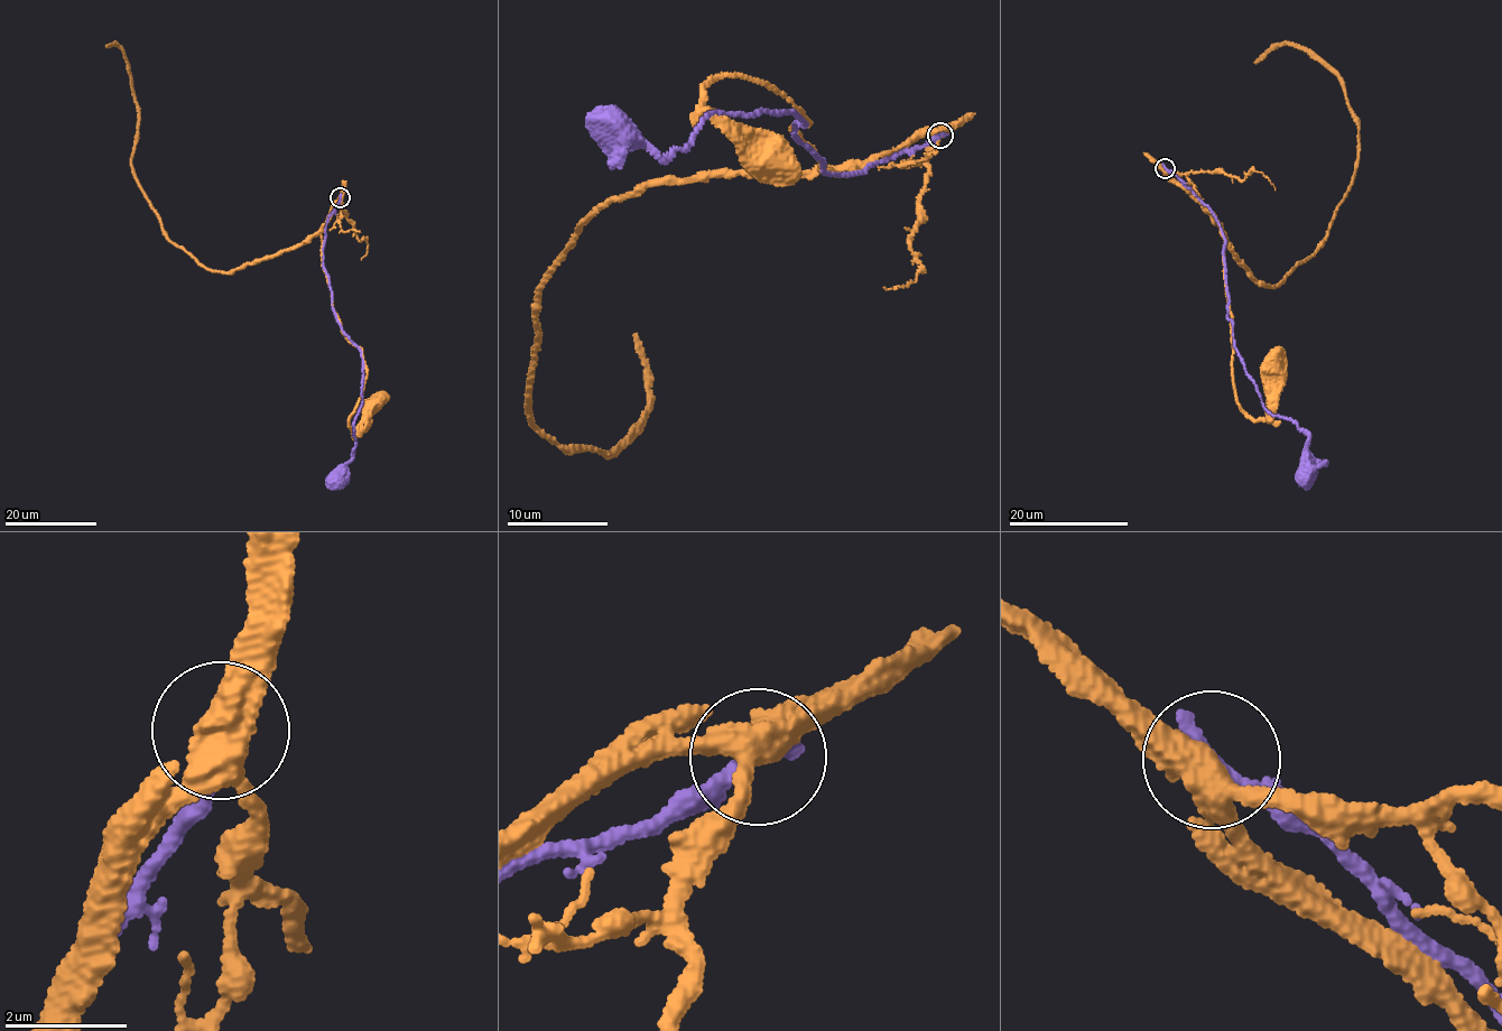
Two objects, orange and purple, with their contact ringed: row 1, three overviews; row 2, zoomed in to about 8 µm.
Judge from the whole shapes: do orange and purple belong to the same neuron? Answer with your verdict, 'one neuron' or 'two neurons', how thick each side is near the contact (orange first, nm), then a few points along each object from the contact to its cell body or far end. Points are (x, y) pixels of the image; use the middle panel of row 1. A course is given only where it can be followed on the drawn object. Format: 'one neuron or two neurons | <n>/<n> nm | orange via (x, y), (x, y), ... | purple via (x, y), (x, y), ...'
two neurons | 460/300 nm | orange via (939, 135), (842, 175), (775, 90), (704, 90), (761, 151) | purple via (939, 135), (832, 174), (791, 133), (796, 120), (804, 126), (787, 110), (720, 111), (660, 158), (614, 133)

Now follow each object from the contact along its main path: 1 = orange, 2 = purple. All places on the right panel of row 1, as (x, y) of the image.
1: (1165, 168), (1216, 219), (1224, 240), (1236, 397), (1242, 408), (1255, 420), (1268, 416), (1268, 383), (1272, 371)
2: (1165, 168), (1198, 198), (1222, 231), (1226, 317), (1233, 325), (1236, 352), (1262, 405), (1308, 436), (1309, 471)

